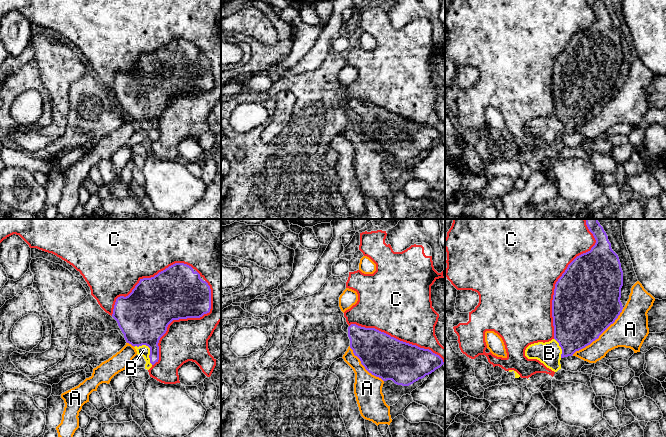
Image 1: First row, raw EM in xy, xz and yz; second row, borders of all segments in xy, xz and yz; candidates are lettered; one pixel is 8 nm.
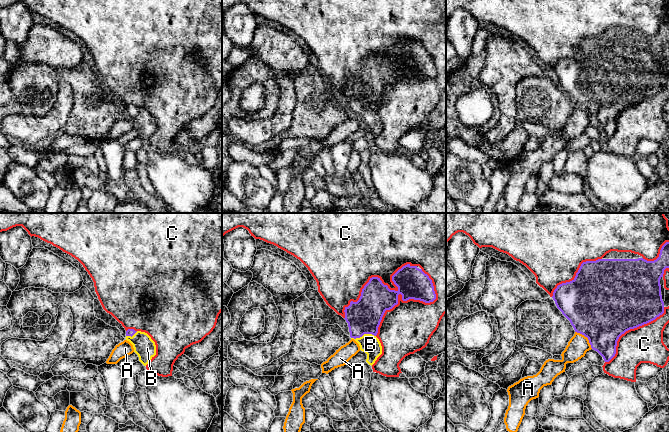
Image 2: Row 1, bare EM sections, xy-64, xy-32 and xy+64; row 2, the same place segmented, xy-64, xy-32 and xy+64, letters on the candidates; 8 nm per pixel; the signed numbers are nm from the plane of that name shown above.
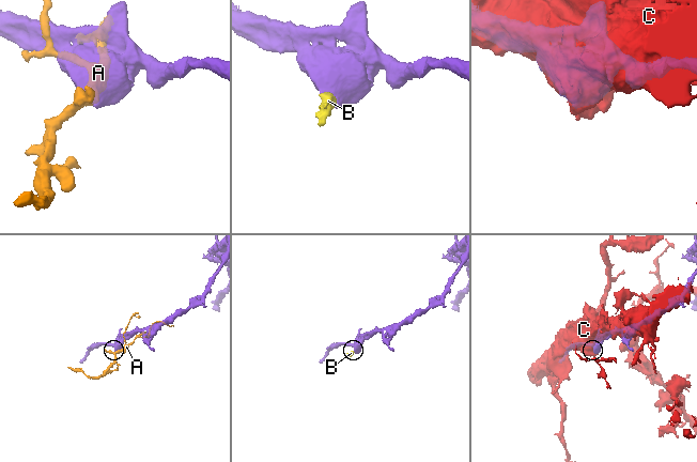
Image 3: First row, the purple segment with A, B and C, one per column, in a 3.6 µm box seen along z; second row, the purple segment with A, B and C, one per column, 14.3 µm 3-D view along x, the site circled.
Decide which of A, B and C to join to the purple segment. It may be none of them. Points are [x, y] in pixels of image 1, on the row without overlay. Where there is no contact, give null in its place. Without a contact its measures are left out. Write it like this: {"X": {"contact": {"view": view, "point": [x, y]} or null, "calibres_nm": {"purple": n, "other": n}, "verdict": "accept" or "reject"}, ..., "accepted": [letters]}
{"A": {"contact": {"view": "yz", "point": [598, 113]}, "calibres_nm": {"purple": 480, "other": 260}, "verdict": "reject"}, "B": {"contact": {"view": "xy", "point": [150, 125]}, "calibres_nm": {"purple": 400, "other": 90}, "verdict": "accept"}, "C": {"contact": {"view": "yz", "point": [559, 54]}, "calibres_nm": {"purple": 500, "other": 500}, "verdict": "reject"}, "accepted": ["B"]}

